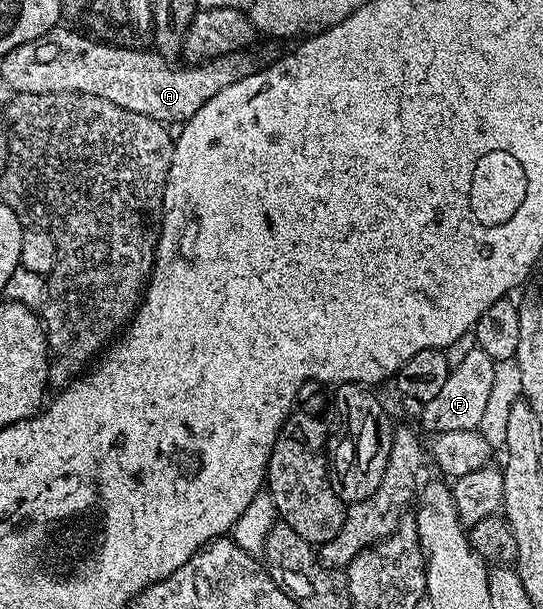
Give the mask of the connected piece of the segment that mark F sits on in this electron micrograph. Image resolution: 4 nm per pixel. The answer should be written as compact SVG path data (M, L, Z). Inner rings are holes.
M478 349L467 352L466 358L450 369L443 389L430 402L420 407L422 424L433 434L478 429L489 410L489 401L493 398L497 370L498 363L494 362L491 356L487 356L487 352Z

